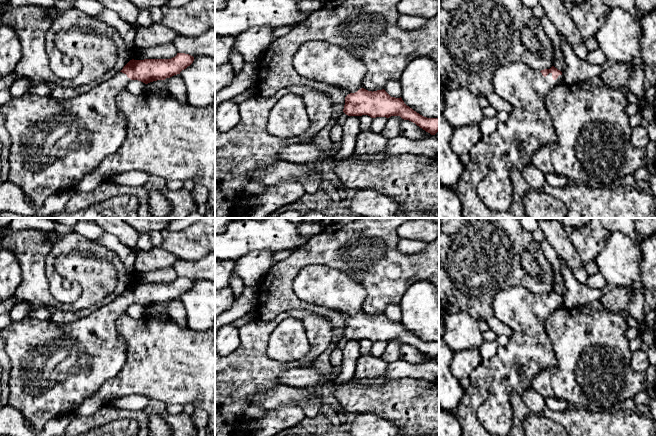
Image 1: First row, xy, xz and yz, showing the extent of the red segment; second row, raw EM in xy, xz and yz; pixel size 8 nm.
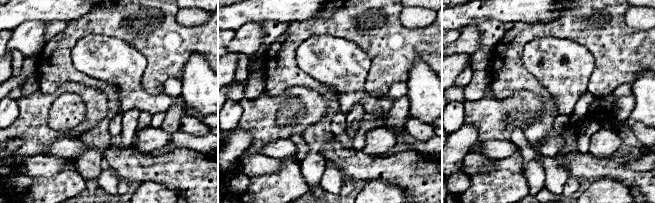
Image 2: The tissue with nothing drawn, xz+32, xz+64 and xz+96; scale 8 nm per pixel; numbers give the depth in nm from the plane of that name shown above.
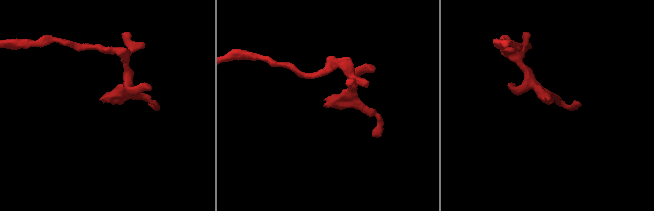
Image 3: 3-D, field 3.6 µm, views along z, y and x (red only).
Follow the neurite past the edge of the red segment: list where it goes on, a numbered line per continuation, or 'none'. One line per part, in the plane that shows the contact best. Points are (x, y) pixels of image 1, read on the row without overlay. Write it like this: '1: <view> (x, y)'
1: yz (529, 350)

